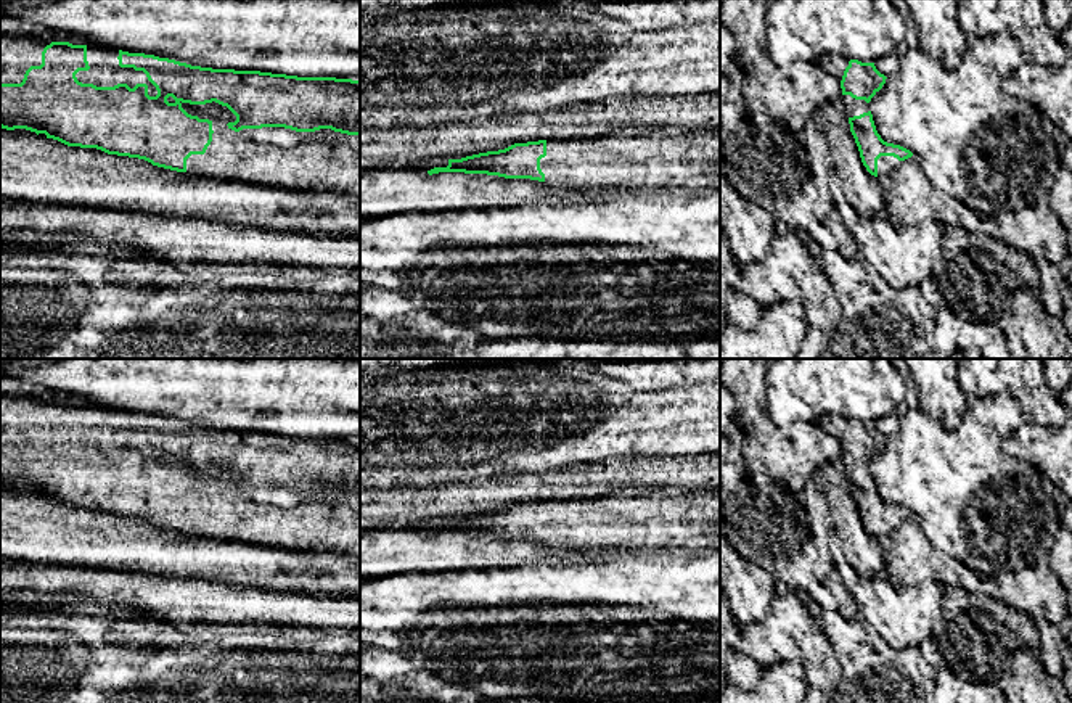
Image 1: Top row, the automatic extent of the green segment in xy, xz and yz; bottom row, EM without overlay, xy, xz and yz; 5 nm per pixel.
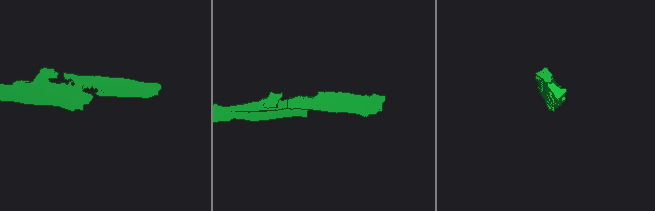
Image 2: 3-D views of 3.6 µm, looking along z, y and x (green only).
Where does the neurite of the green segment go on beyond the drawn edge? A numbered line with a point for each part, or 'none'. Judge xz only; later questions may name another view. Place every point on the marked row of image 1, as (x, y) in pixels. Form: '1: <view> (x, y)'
1: xz (687, 160)

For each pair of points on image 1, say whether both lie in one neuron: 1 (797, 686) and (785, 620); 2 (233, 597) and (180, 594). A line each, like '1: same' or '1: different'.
1: different
2: same

